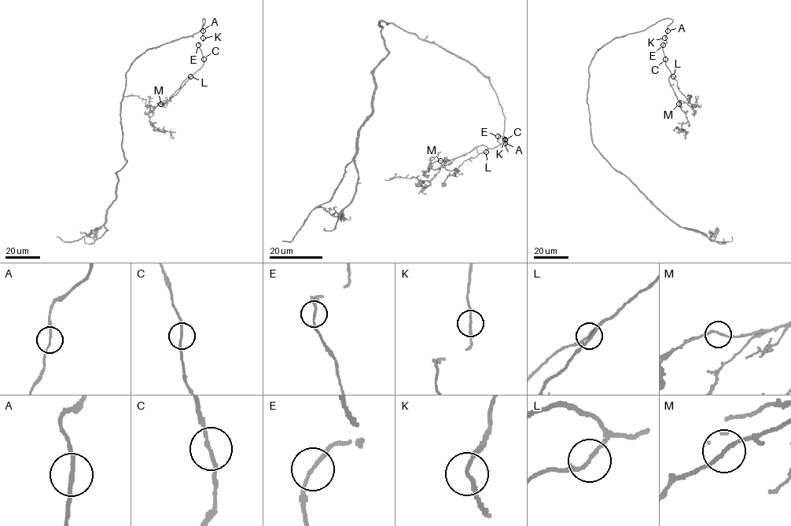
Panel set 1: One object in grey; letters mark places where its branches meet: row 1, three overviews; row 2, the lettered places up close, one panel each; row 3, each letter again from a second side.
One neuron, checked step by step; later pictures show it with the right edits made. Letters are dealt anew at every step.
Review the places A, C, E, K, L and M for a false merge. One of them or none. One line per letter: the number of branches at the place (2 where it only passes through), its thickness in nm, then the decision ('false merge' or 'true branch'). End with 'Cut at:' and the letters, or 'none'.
A: 2 branches meet; 150 nm thick; true branch
C: 2 branches meet; 150 nm thick; true branch
E: 2 branches meet; 150 nm thick; true branch
K: 2 branches meet; 160 nm thick; true branch
L: 2 branches meet; 160 nm thick; true branch
M: 2 branches meet; 150 nm thick; true branch
Cut at: none

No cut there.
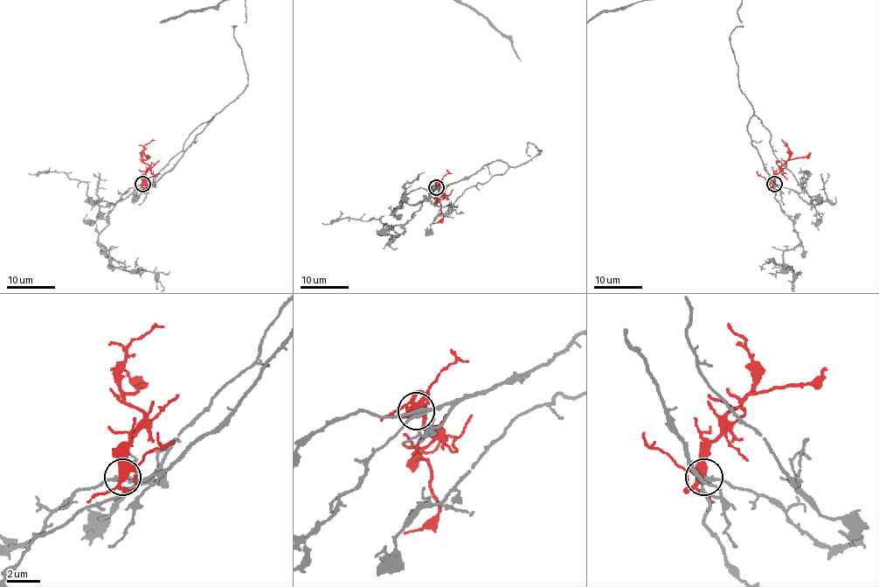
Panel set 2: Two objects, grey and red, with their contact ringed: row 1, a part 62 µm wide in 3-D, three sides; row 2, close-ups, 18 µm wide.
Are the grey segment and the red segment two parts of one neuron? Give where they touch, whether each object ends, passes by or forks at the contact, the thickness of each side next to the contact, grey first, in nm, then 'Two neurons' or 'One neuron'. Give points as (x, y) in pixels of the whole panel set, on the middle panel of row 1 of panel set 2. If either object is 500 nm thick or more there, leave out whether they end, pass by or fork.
Place: (436, 187). At the ring grey forks. At the ring red forks. Thickness 150 nm (grey) against 360 nm. Two neurons

